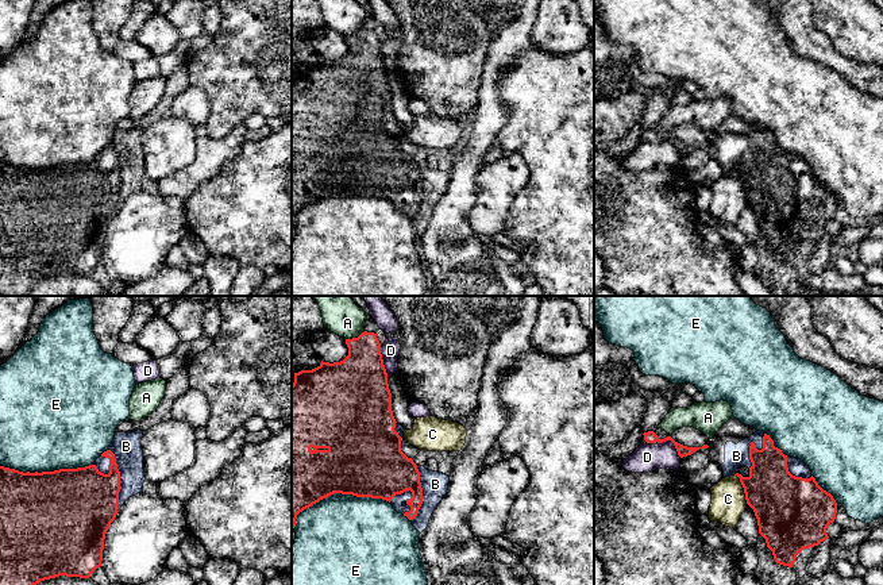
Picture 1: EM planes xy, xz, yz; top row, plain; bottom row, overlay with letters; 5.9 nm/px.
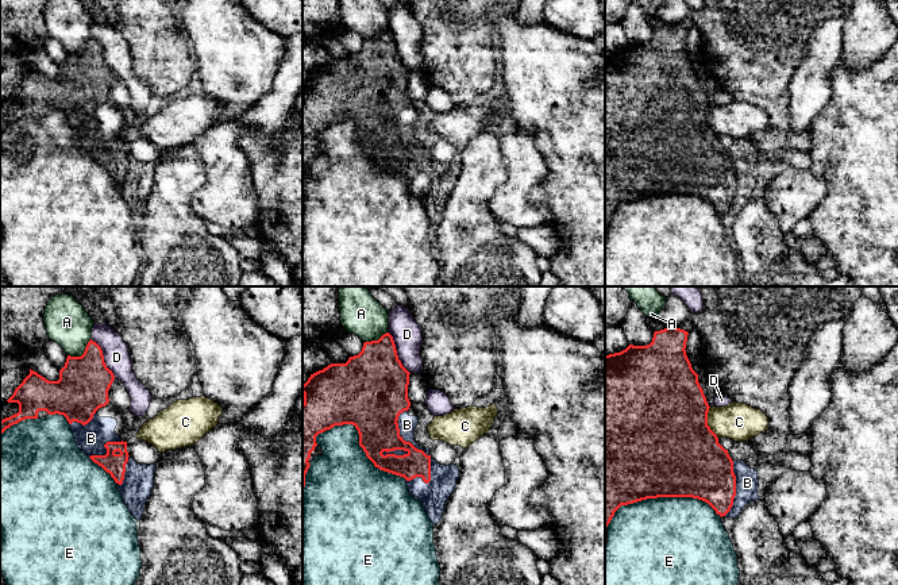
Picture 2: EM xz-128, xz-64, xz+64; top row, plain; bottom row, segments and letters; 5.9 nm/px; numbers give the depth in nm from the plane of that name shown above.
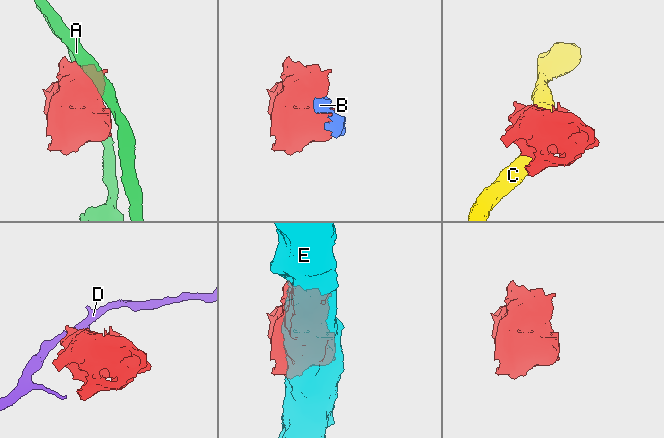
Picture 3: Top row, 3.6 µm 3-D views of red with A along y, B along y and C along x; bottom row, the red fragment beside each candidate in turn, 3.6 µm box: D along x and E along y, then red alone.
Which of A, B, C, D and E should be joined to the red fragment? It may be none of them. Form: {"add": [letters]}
{"add": ["B"]}

